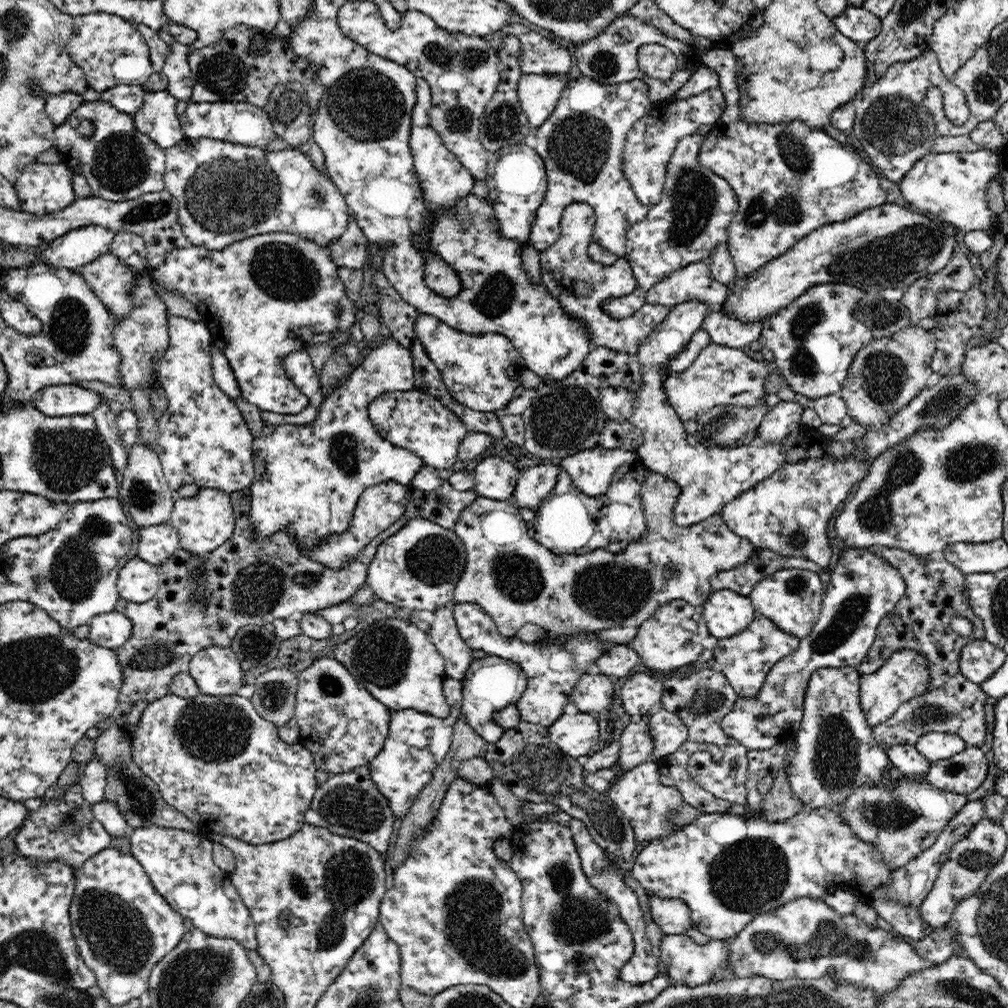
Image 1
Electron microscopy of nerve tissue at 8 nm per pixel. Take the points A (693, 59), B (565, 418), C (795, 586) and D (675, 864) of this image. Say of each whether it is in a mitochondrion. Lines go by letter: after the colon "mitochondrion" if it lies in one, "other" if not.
A: other
B: mitochondrion
C: mitochondrion
D: other

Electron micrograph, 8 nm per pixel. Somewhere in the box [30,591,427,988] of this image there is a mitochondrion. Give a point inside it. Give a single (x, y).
(115, 932)

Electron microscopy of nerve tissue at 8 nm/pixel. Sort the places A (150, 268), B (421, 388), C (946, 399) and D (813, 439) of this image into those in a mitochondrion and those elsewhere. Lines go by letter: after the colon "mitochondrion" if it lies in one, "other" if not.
A: other
B: other
C: mitochondrion
D: other

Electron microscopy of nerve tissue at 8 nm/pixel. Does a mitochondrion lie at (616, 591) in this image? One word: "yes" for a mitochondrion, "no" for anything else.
yes

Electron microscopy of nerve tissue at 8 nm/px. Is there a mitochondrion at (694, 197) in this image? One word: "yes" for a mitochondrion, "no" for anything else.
yes

